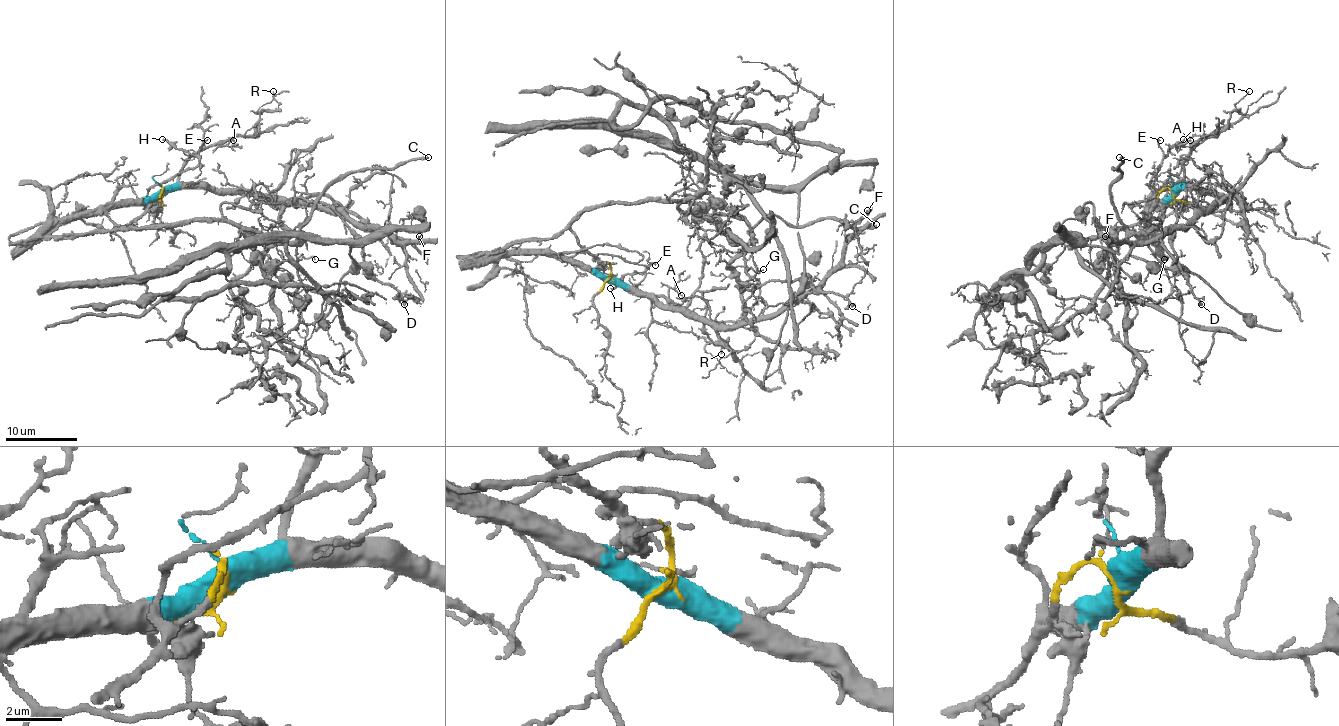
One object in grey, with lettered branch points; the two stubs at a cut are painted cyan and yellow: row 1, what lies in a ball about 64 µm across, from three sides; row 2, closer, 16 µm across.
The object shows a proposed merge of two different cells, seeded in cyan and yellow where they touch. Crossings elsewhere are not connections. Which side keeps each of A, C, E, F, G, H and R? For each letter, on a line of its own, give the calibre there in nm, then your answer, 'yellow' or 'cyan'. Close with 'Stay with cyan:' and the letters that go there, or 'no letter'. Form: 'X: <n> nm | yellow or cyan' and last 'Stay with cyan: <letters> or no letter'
A: 110 nm | cyan
C: 320 nm | yellow
E: 150 nm | yellow
F: 140 nm | cyan
G: 100 nm | yellow
H: 200 nm | yellow
R: 120 nm | cyan
Stay with cyan: A, F, R

